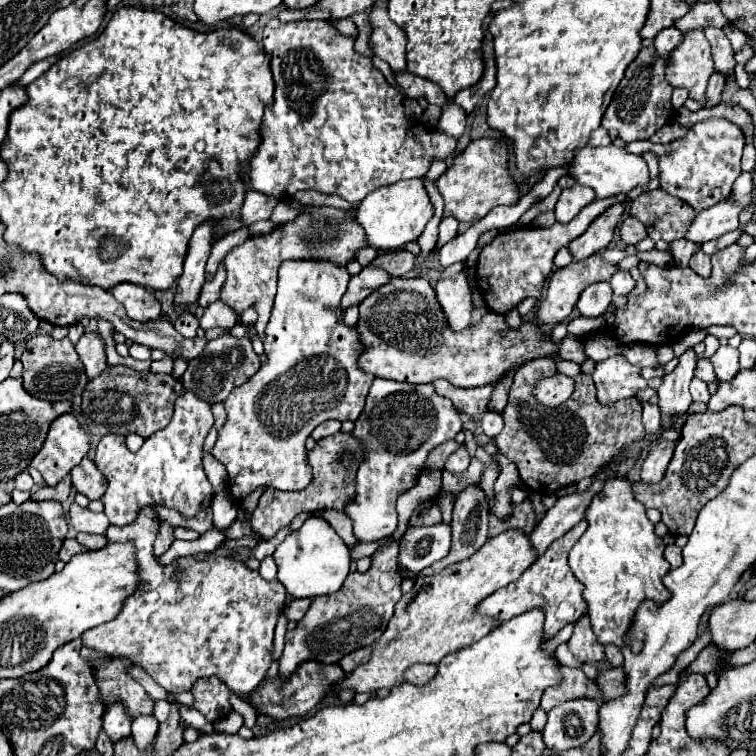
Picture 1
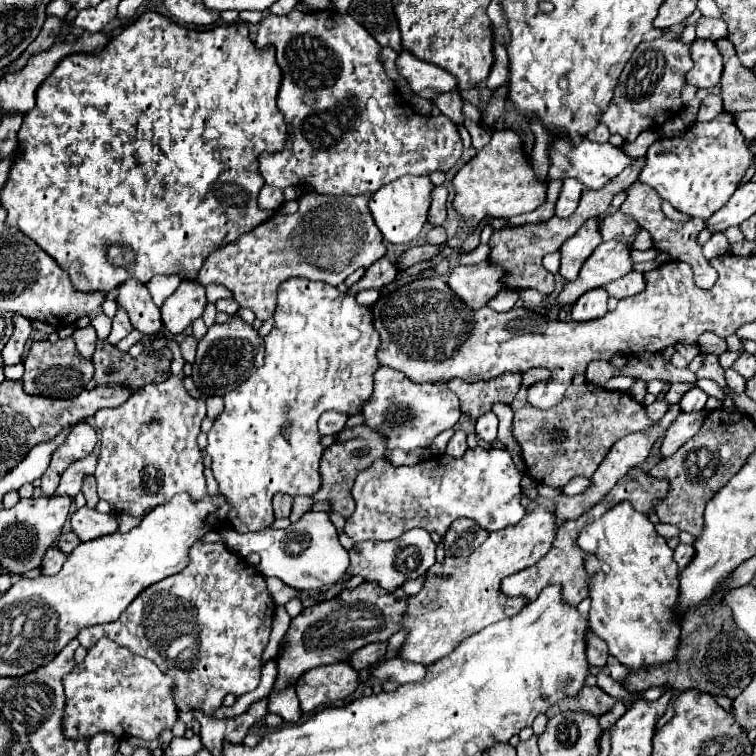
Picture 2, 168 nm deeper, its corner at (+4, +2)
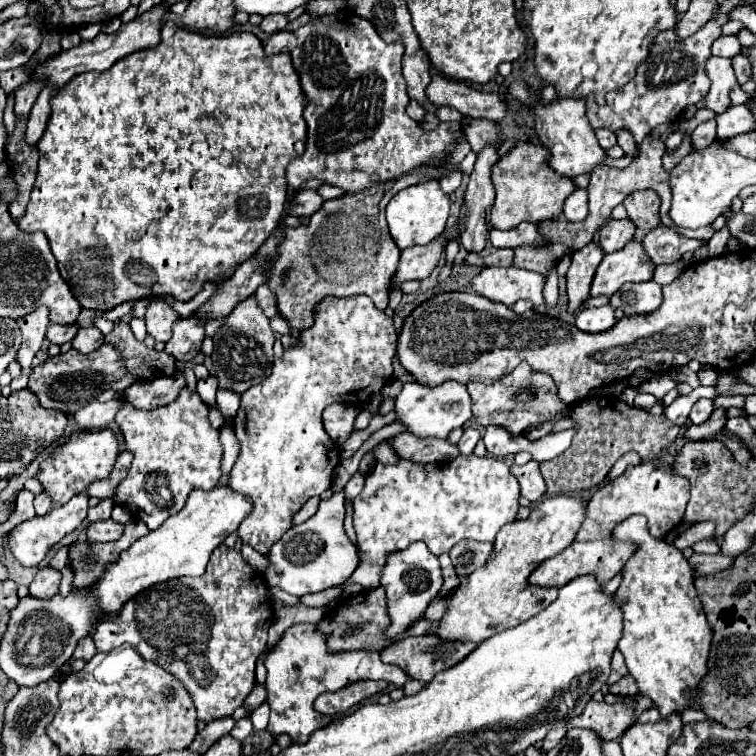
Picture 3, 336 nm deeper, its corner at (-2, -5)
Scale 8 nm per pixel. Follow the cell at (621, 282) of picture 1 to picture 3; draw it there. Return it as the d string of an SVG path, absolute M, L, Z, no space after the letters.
M655 281L645 283L625 283L609 299L613 309L621 309L625 315L651 313L661 305L661 285Z

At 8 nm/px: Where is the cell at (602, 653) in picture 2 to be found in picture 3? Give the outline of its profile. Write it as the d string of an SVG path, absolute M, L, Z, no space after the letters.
M619 651L613 653L611 657L611 675L607 679L609 685L613 685L615 681L619 681L623 675L627 675L627 667L625 667L625 661L623 661L623 655Z

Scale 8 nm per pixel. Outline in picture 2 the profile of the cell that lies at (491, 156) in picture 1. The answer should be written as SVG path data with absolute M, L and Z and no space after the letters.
M493 132L491 142L471 158L453 178L455 210L463 216L467 226L478 226L485 216L511 218L517 214L533 212L545 202L547 182L539 180L533 172L531 158L523 150L523 140L511 132Z

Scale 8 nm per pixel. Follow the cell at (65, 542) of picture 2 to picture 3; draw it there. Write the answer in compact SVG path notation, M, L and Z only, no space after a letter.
M61 547L61 549L55 553L55 557L49 561L49 565L51 565L53 569L63 569L63 567L67 565L67 561L69 561L69 547Z

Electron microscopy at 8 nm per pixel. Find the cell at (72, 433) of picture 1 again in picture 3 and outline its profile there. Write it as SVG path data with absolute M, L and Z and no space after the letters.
M99 429L99 431L83 431L75 433L71 441L65 445L65 449L49 455L37 473L37 479L43 483L45 493L53 499L55 505L67 503L73 495L85 491L85 487L95 481L103 479L111 473L115 457L117 457L117 437L109 429Z

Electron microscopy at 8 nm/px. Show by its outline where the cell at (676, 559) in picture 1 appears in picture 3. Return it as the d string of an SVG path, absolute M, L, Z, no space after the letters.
M693 553L689 557L689 565L695 569L697 575L709 575L709 573L717 573L723 571L727 567L733 565L733 557L721 557L721 553L715 555L703 555L703 553Z

